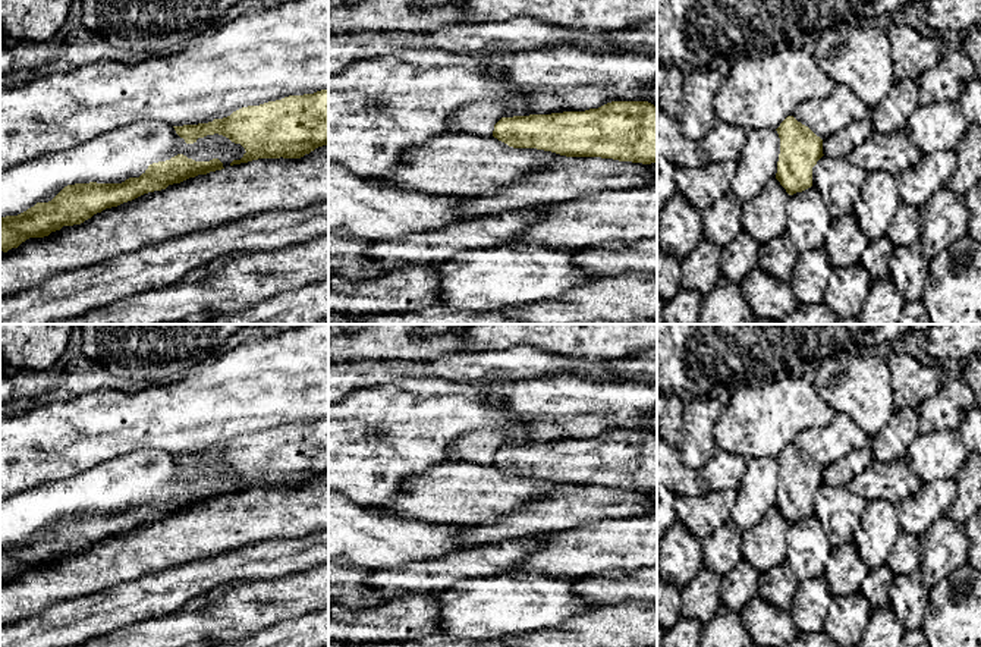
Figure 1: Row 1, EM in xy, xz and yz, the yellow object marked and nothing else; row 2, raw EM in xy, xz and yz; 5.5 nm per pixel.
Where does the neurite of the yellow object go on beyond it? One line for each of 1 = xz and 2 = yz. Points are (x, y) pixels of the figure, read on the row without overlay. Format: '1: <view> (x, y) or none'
1: none
2: none

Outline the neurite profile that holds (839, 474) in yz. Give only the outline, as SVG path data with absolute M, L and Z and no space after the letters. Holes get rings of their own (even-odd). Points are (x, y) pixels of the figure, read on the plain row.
M868 446L850 452L834 464L823 468L823 483L830 487L848 487L852 477L862 472L874 462L874 453Z

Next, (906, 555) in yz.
M900 533L893 546L892 556L887 559L887 566L894 577L906 575L921 569L922 547L921 538L911 533Z

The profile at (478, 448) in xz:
M481 428L468 431L456 439L450 449L450 462L469 462L474 465L491 465L494 453L504 445L506 437L501 431Z

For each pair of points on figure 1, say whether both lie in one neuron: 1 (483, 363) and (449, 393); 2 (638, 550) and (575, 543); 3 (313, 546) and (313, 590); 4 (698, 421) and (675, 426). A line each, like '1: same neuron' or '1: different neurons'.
1: different neurons
2: same neuron
3: different neurons
4: different neurons

